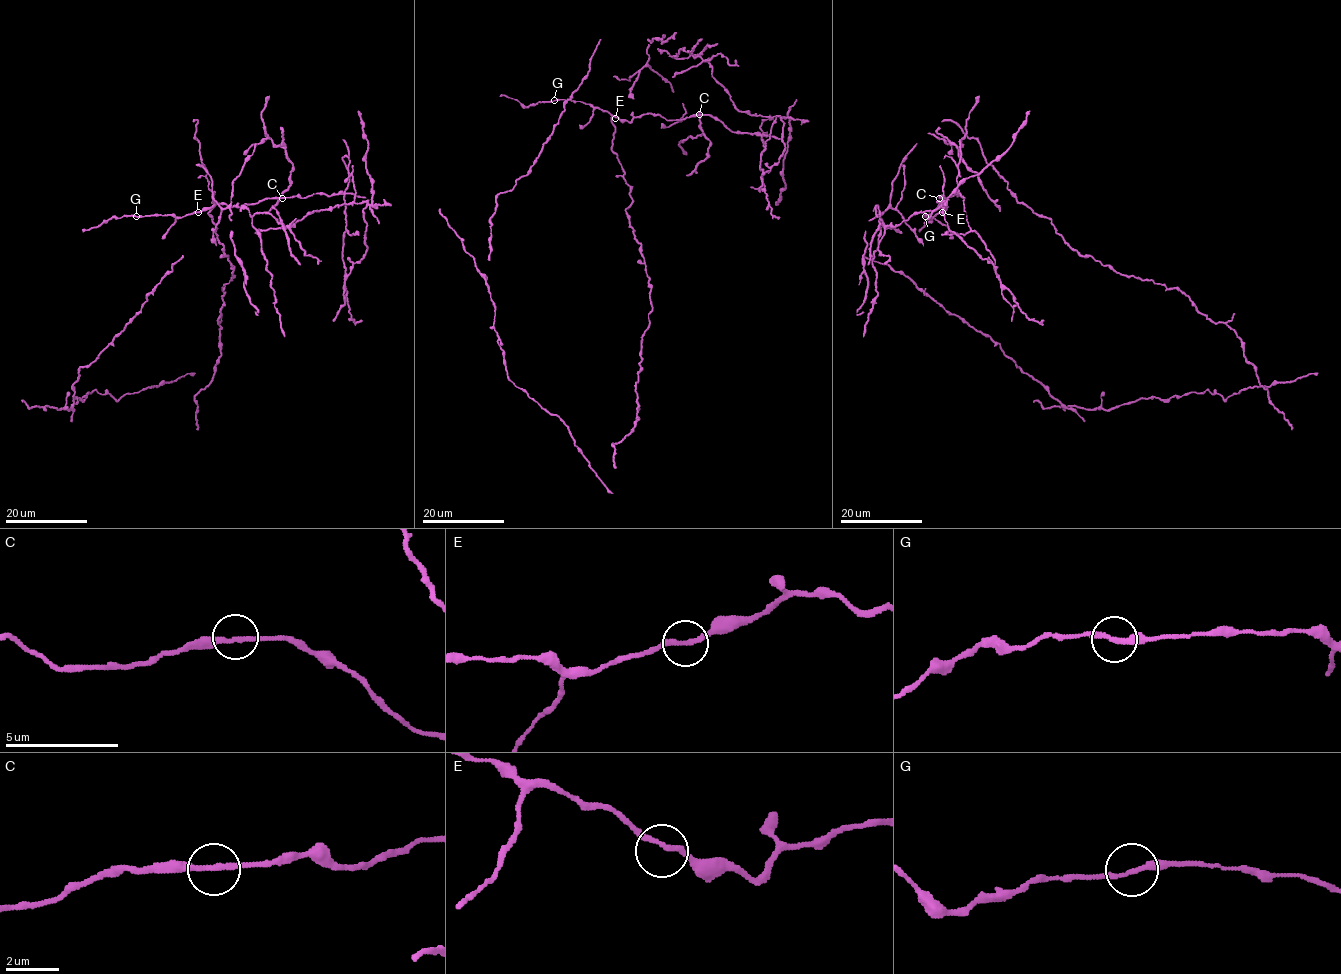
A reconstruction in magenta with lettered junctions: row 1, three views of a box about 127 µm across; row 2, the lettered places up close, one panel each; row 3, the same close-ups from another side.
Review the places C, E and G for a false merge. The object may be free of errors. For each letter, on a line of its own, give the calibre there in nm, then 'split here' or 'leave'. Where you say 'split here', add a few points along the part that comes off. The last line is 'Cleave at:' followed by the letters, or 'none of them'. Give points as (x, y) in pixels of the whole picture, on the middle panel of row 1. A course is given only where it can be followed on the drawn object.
C: calibre 200 nm; split here
E: calibre 200 nm; leave
G: calibre 200 nm; leave
Cleave at: C

